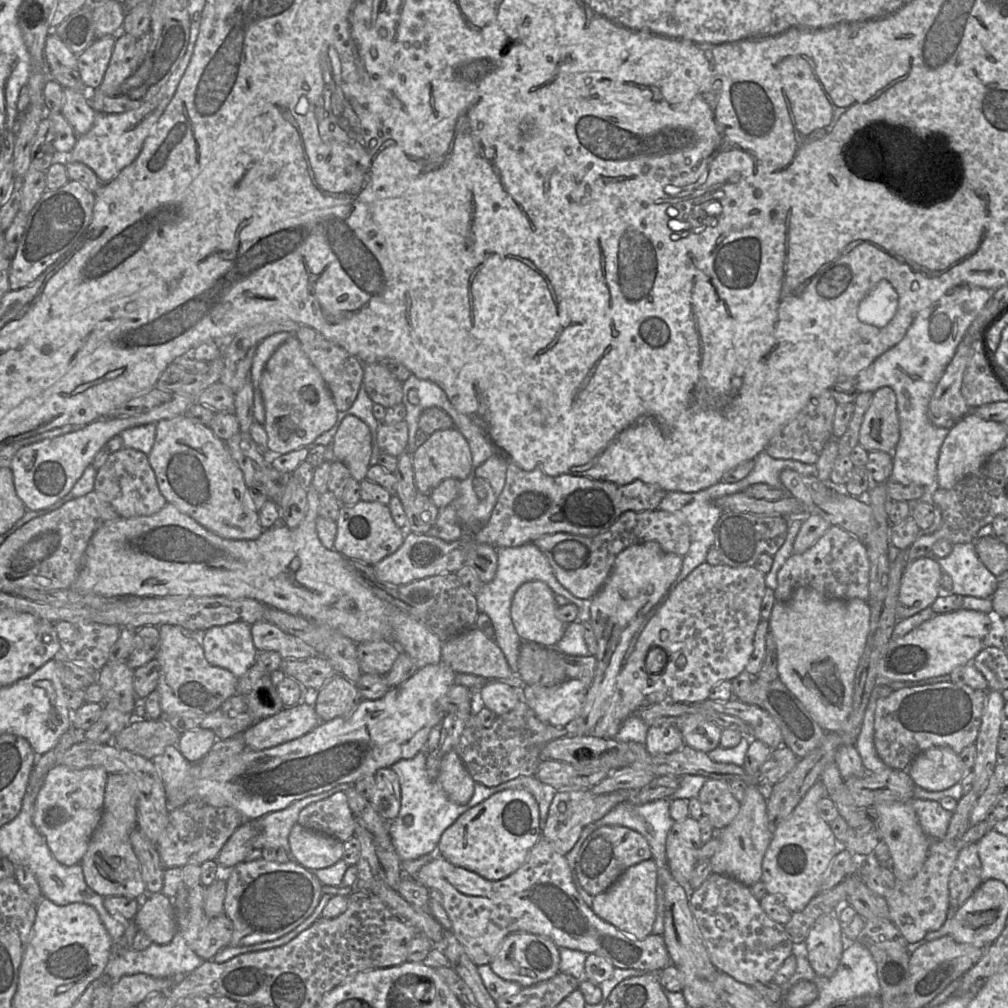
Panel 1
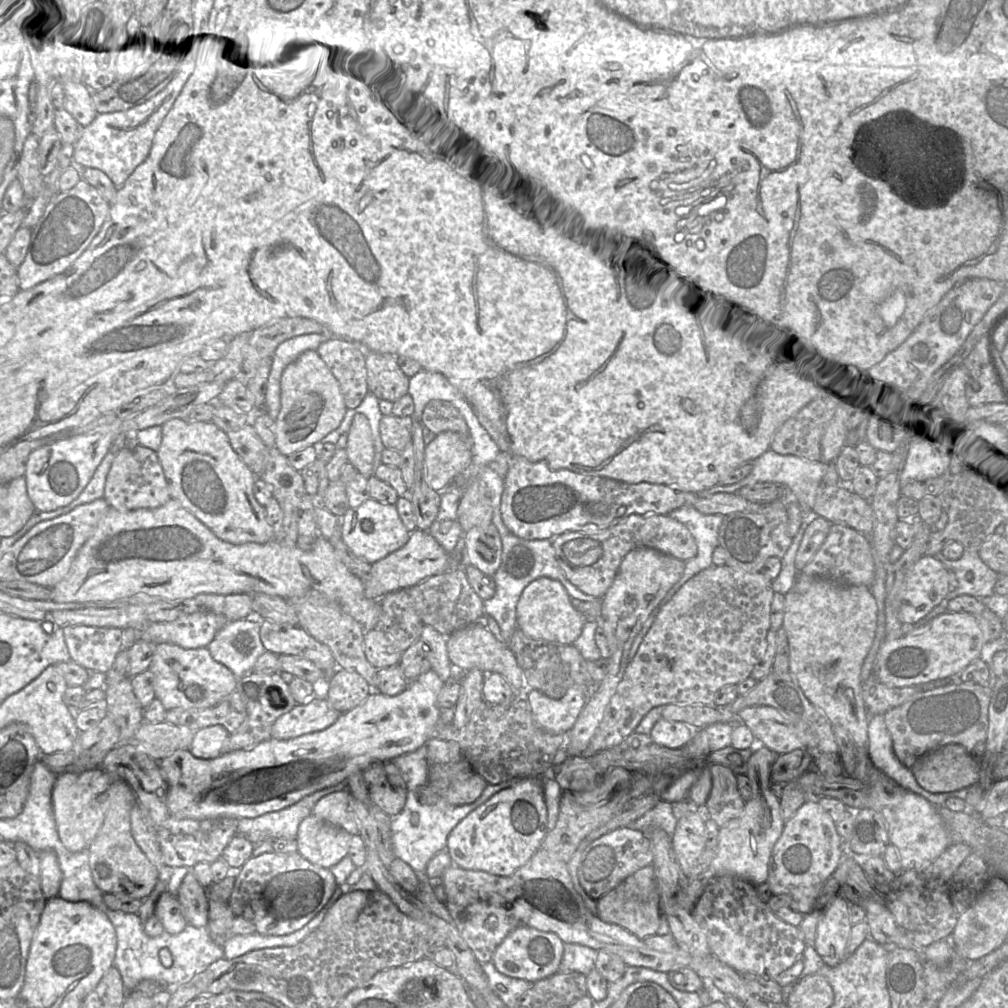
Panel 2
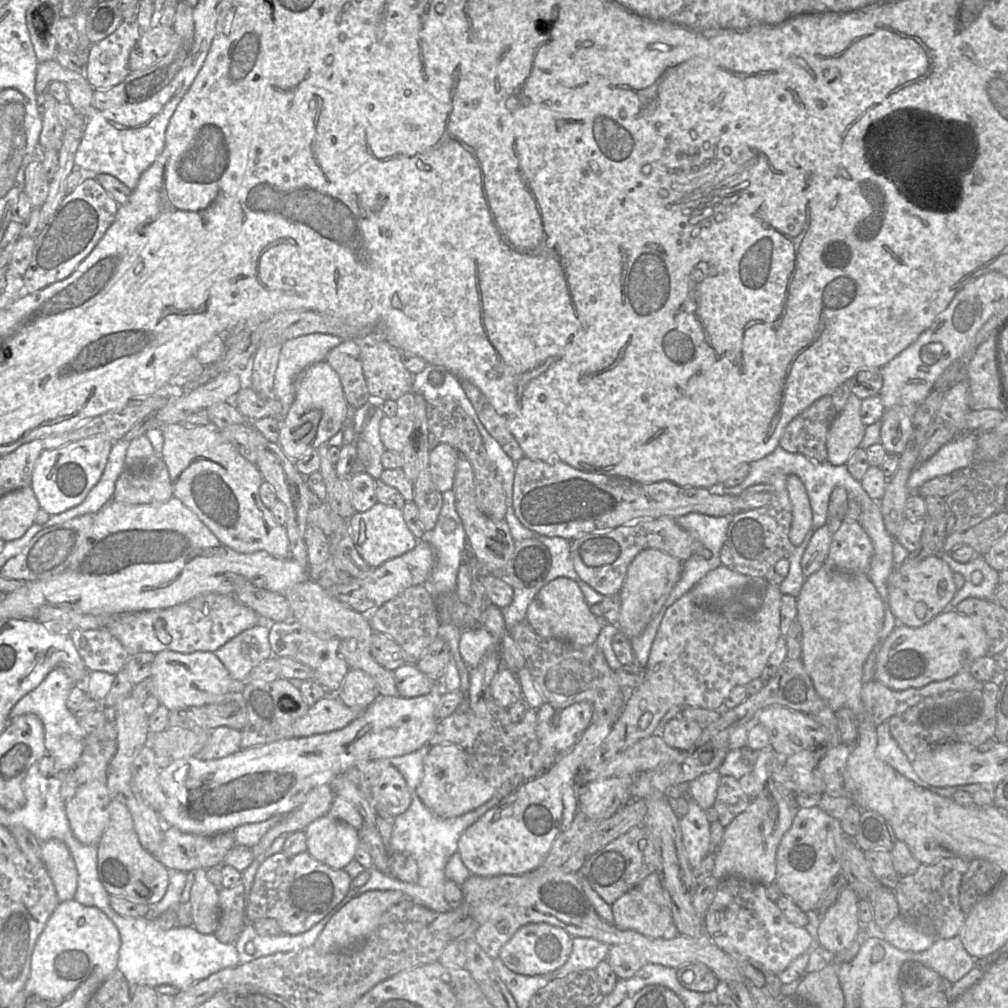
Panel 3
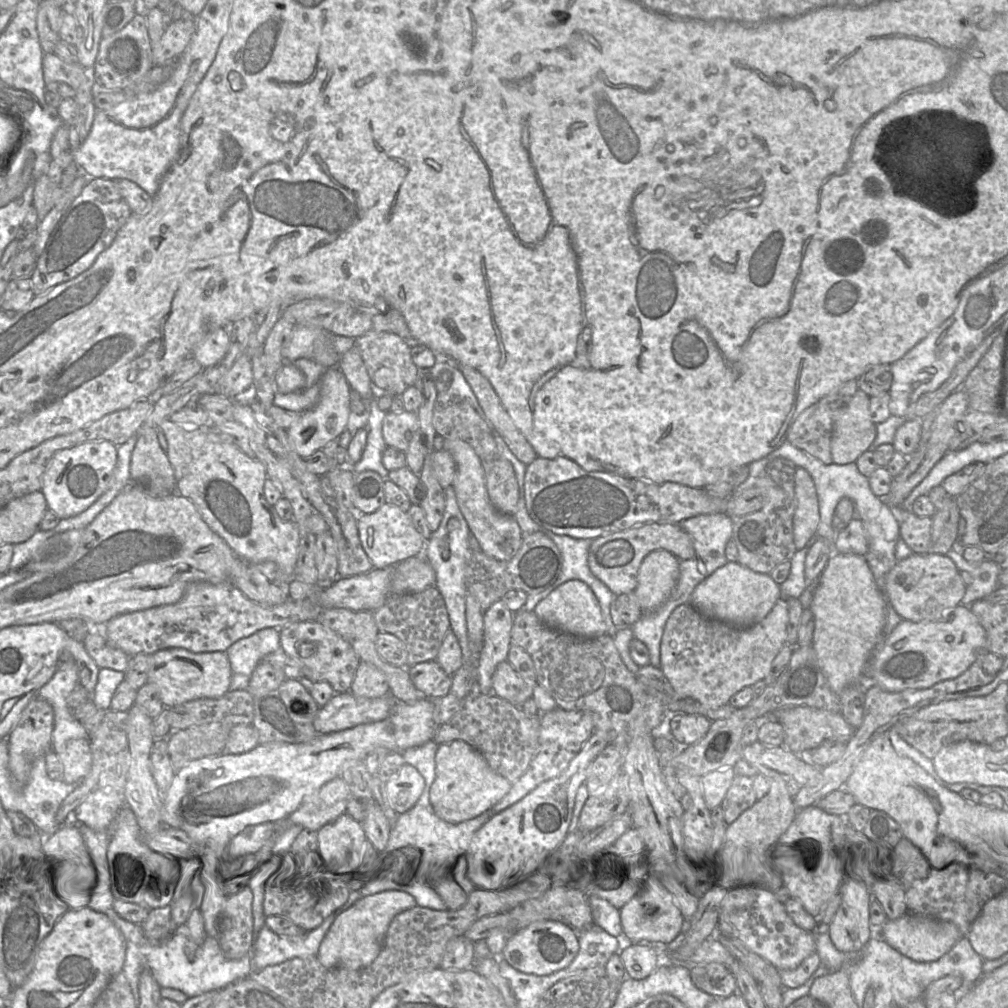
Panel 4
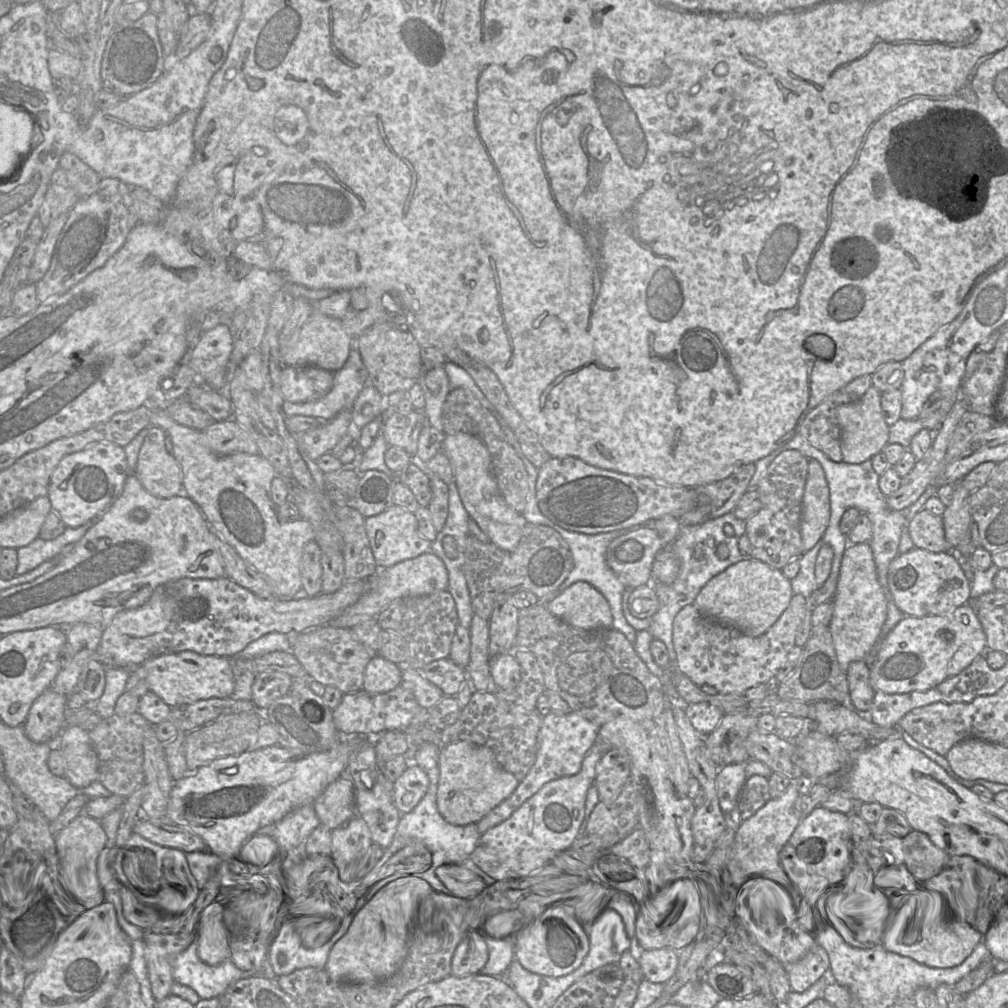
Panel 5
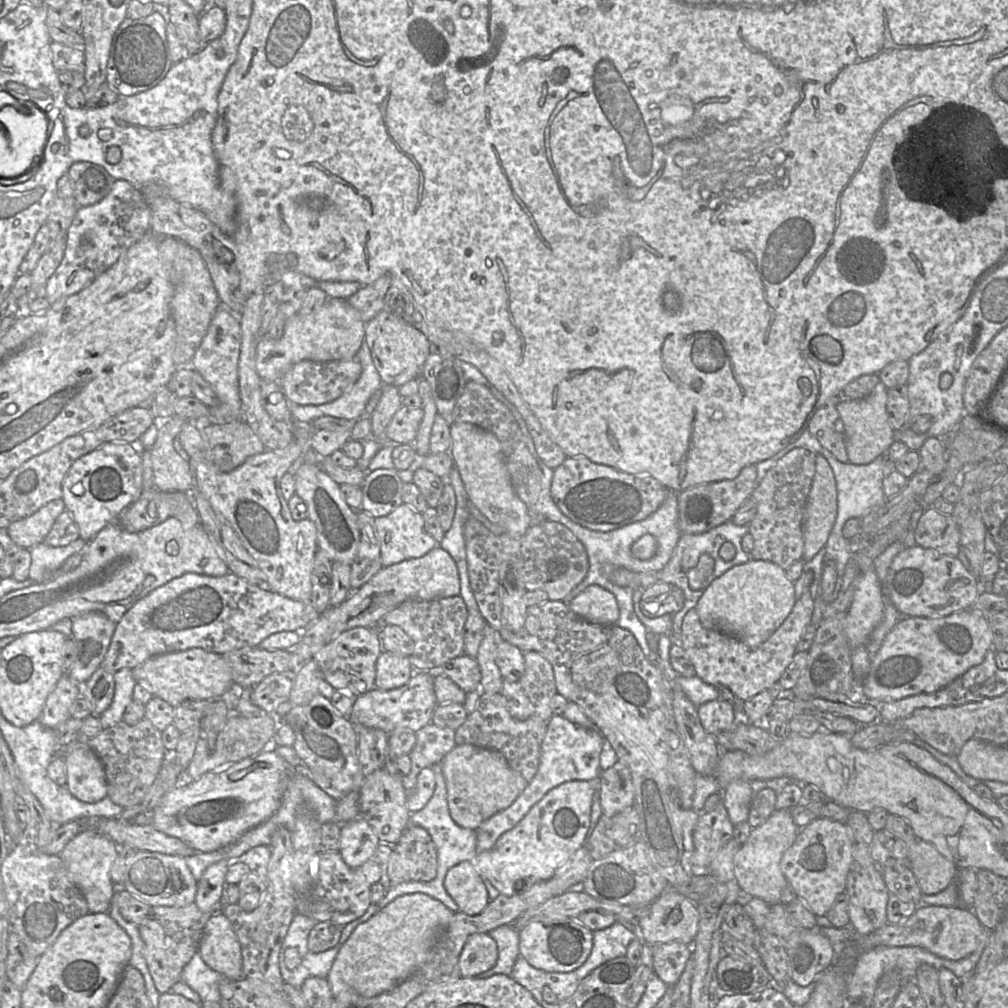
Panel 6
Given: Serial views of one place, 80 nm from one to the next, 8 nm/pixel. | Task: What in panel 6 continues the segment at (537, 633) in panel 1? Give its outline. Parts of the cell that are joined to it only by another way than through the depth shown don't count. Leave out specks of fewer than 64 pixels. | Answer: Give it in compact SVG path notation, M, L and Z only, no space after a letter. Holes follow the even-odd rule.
M589 585L566 602L574 613L591 623L614 625L619 618L614 595L600 586Z

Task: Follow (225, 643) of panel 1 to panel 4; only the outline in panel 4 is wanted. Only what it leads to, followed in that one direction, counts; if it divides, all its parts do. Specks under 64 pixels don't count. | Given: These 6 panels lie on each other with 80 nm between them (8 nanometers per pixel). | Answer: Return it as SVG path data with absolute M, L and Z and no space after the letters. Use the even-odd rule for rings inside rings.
M264 628L236 641L225 653L233 674L250 676L265 657L280 648L280 629Z

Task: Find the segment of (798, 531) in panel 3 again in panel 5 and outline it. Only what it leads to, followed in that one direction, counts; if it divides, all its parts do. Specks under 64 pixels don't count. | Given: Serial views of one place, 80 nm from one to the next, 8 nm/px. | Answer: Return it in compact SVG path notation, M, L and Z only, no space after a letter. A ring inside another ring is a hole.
M809 460L800 523L803 554L821 540L830 520L830 490L824 469L817 460Z

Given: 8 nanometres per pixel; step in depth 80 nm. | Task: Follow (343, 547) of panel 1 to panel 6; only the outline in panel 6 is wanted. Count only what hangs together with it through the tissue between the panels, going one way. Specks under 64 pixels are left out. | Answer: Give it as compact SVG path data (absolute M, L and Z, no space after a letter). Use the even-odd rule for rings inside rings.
M407 504L398 506L386 516L375 518L377 538L380 543L381 562L383 567L419 558L439 545L424 529L424 518L421 512Z

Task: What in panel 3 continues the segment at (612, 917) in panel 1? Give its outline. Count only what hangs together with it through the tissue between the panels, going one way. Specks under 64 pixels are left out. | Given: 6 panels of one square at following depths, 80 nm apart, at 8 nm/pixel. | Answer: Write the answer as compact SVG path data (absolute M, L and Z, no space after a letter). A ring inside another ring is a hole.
M648 875L636 888L622 895L611 904L614 925L632 930L649 938L663 938L666 929L673 924L671 907L659 875Z

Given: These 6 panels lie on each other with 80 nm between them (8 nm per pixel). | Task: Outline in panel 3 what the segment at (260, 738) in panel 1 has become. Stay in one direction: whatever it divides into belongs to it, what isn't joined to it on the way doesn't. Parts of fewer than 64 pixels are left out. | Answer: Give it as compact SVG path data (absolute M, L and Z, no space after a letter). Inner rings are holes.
M326 695L310 706L305 716L295 721L295 737L311 736L340 730L354 721L363 710L352 709L338 698Z

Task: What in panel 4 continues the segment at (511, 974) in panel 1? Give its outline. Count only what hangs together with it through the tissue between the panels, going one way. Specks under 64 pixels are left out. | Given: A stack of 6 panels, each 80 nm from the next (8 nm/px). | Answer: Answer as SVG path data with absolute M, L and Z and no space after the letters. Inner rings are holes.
M541 920L518 930L506 942L501 957L514 969L535 975L549 975L570 965L579 951L578 931L563 921Z

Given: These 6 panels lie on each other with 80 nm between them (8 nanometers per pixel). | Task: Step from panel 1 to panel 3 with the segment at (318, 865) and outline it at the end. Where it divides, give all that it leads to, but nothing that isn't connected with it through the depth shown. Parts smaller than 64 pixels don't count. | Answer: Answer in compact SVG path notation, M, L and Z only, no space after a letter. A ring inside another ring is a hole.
M327 814L311 822L304 832L306 851L319 862L343 869L354 859L359 831L346 822Z

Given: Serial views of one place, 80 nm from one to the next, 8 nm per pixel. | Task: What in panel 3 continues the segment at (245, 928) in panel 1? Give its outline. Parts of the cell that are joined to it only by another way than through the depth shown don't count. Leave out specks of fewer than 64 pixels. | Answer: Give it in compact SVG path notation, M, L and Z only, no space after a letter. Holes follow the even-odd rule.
M280 851L266 858L257 870L251 891L246 900L245 917L250 923L262 918L275 919L283 934L295 935L310 929L336 907L351 889L352 878L344 869L333 869L315 858L308 851L287 855Z

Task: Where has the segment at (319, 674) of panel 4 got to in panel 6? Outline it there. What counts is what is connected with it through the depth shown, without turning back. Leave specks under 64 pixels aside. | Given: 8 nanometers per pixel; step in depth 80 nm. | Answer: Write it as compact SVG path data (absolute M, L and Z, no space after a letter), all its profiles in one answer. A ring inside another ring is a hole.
M356 627L341 633L336 639L321 648L314 656L324 680L335 690L341 689L357 697L375 689L376 662L383 652L380 632L370 627Z

